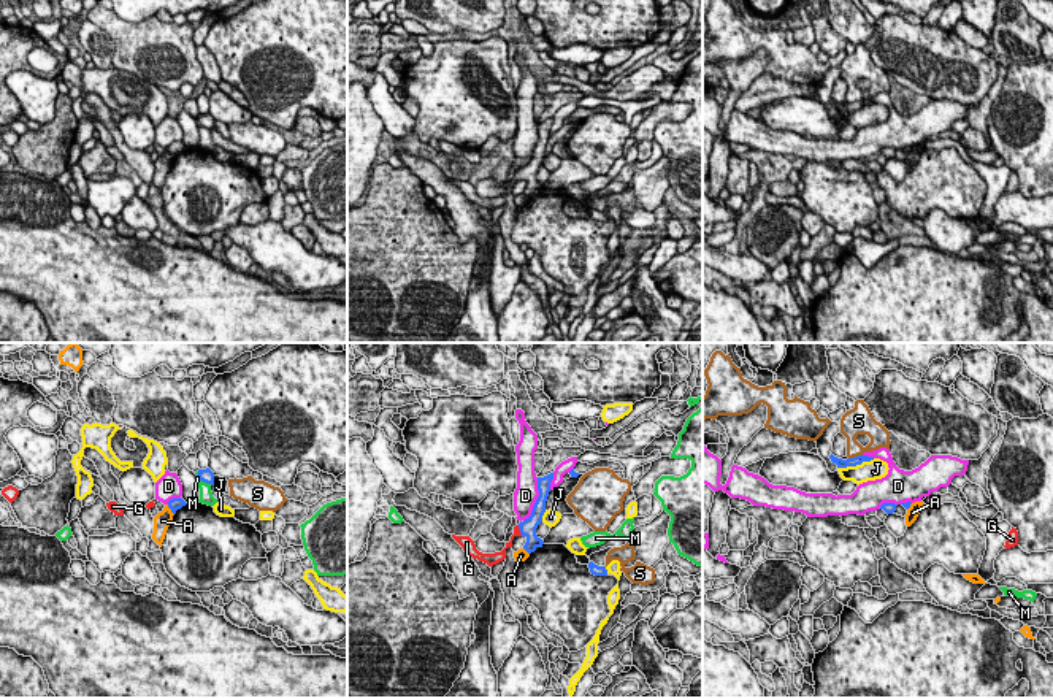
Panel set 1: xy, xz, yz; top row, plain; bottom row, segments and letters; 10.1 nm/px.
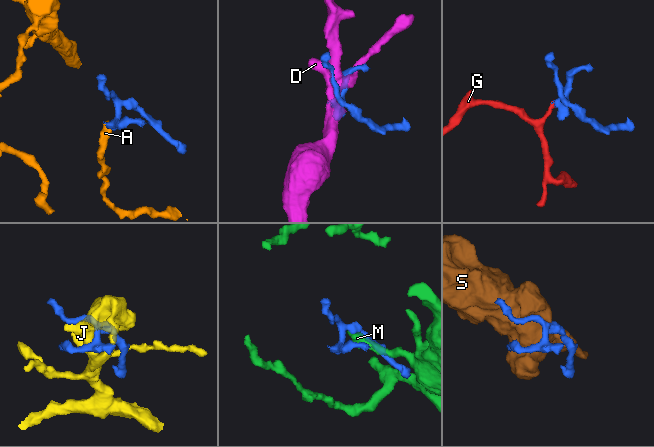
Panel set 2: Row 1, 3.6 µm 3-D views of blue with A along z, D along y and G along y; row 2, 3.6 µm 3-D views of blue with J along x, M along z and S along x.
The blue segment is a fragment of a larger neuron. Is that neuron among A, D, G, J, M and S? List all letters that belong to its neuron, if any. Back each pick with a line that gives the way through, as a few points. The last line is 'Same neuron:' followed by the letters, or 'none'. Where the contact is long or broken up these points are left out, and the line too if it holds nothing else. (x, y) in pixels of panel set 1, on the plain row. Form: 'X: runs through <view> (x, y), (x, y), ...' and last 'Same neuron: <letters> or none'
G: runs through xz (528, 172), (520, 175), (516, 173)
Same neuron: G

